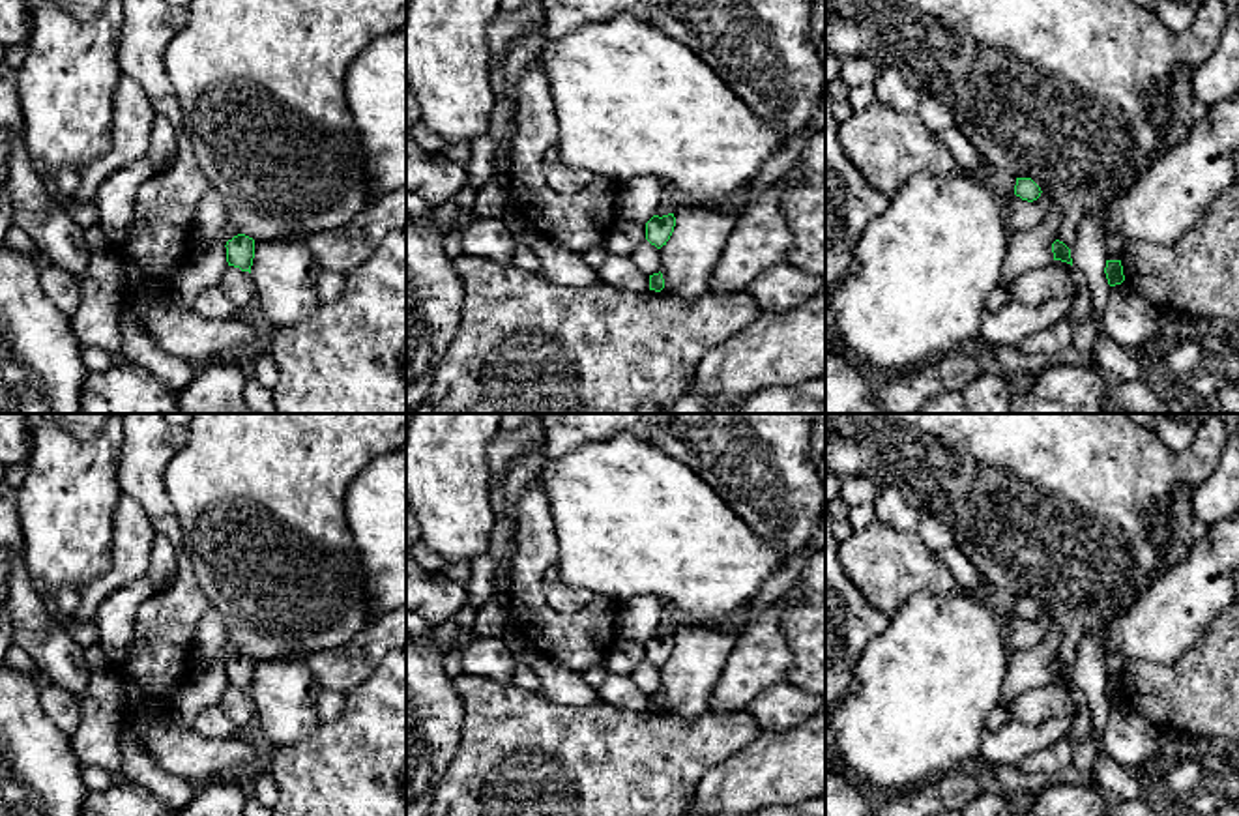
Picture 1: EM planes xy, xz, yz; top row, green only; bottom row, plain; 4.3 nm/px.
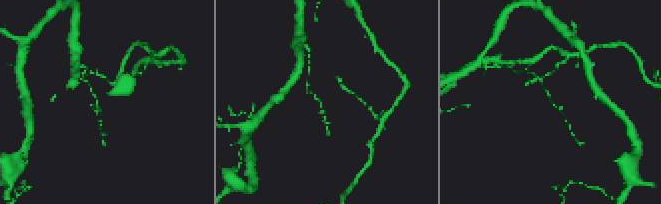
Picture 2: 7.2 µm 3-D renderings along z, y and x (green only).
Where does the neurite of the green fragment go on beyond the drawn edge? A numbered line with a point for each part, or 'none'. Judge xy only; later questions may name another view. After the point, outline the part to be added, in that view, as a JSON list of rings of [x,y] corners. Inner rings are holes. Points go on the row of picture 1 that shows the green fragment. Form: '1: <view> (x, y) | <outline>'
none

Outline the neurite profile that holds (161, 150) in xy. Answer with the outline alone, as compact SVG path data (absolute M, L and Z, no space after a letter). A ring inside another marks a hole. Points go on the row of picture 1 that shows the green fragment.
M155 116L148 157L155 170L163 170L176 155L176 131L165 116Z

